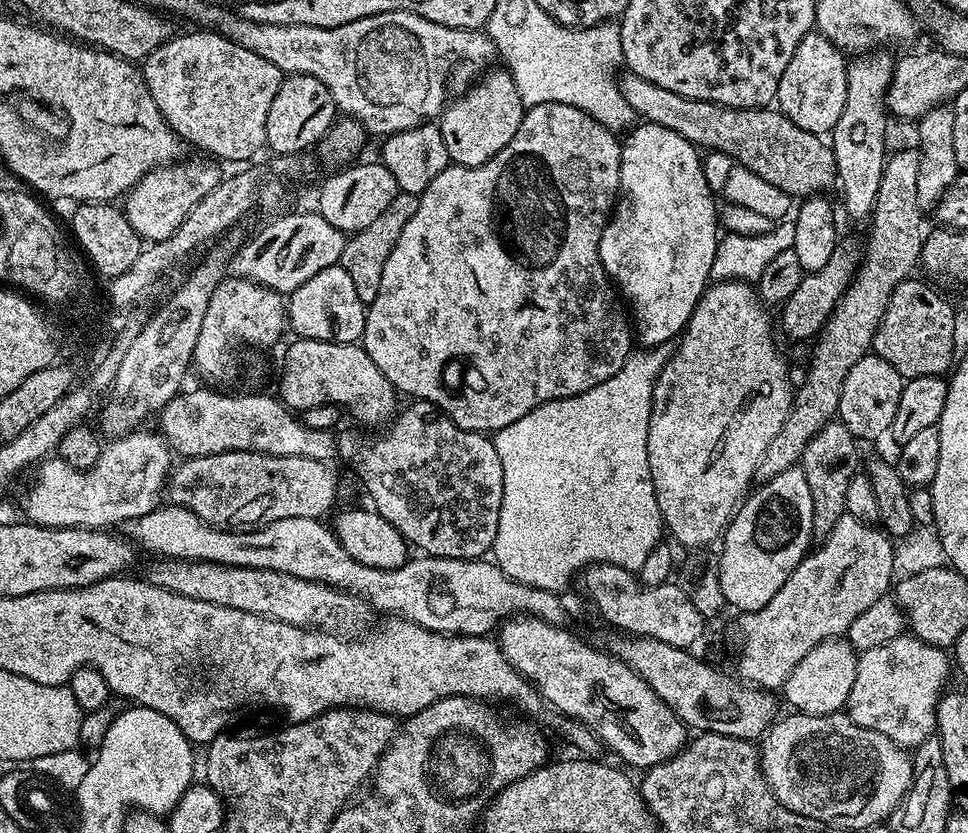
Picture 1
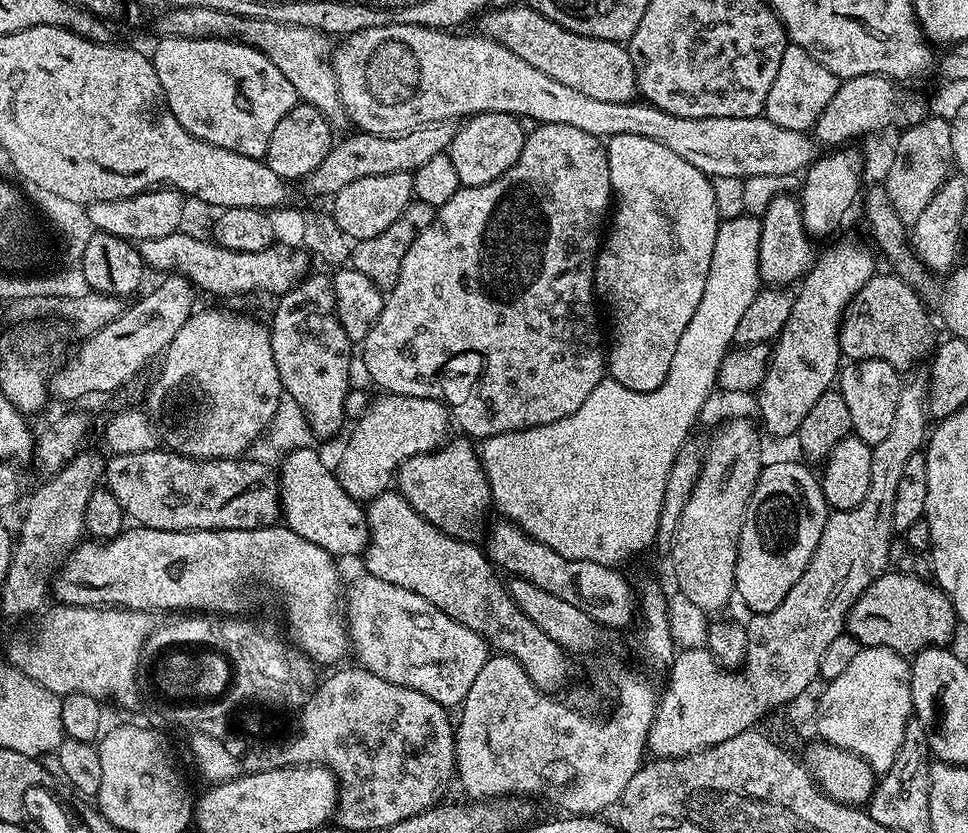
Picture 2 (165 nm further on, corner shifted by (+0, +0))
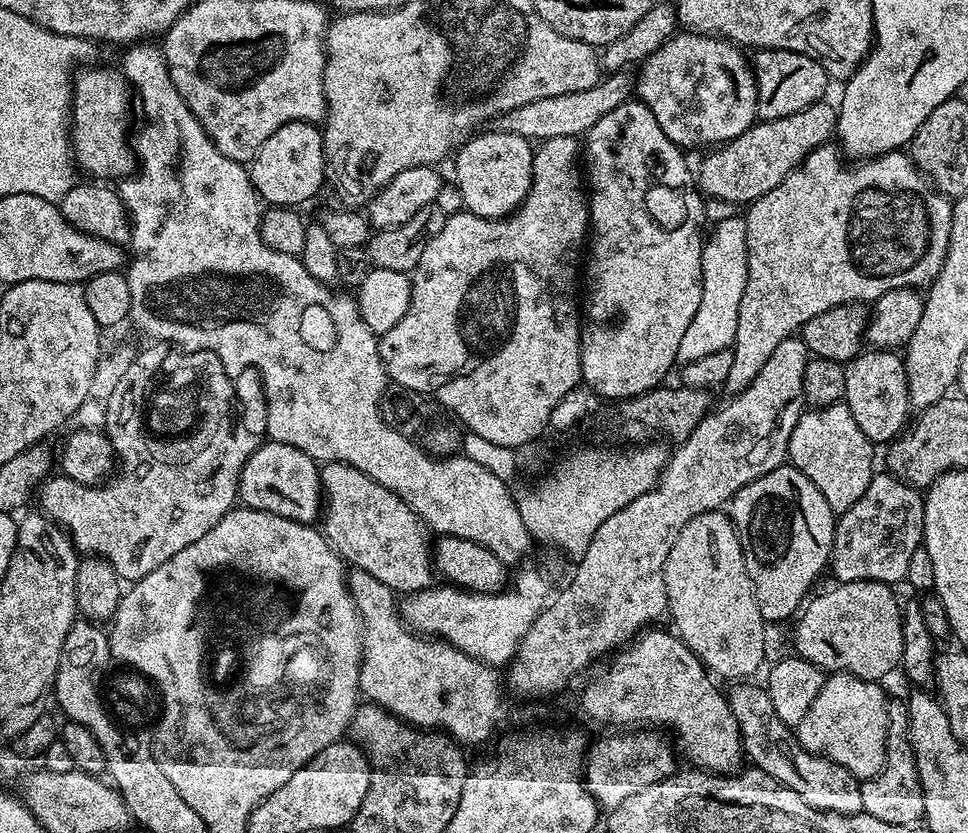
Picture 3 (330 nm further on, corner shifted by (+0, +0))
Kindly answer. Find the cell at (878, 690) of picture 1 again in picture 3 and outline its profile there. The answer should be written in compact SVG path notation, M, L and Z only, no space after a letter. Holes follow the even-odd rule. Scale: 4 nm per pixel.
M833 672L822 690L810 702L806 718L797 724L794 735L800 745L814 756L827 756L861 781L880 773L886 754L886 710L889 697L874 680L863 680L849 672Z

